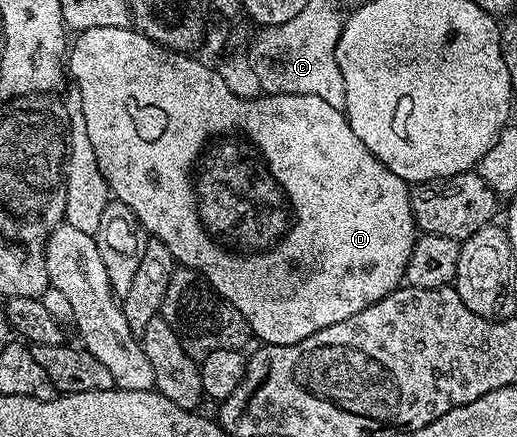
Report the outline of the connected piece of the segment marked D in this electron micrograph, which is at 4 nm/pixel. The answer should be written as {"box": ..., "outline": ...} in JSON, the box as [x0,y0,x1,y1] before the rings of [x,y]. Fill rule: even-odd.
{"box":[67,26,418,345],"outline":[[[132,26],[127,27],[108,27],[107,29],[87,29],[80,32],[76,36],[77,39],[72,40],[71,46],[67,51],[67,71],[73,75],[76,89],[82,94],[82,111],[84,120],[87,123],[87,134],[91,139],[91,146],[94,149],[94,155],[98,161],[98,169],[102,173],[107,186],[111,192],[112,198],[116,202],[127,205],[127,209],[131,209],[134,219],[152,238],[158,239],[170,250],[174,260],[182,267],[189,267],[193,271],[198,271],[200,275],[204,275],[205,280],[212,285],[213,288],[221,294],[231,305],[235,305],[235,309],[239,309],[239,313],[243,313],[243,317],[249,322],[250,332],[254,336],[261,338],[262,344],[274,343],[275,345],[291,345],[303,341],[307,337],[311,337],[311,333],[319,333],[319,329],[327,329],[327,325],[335,325],[335,321],[347,321],[347,317],[355,317],[355,313],[359,313],[359,309],[367,309],[367,305],[375,305],[375,301],[379,301],[383,297],[387,297],[398,287],[402,286],[405,270],[407,269],[407,261],[411,257],[411,249],[413,242],[417,240],[418,229],[417,223],[413,220],[411,213],[411,201],[409,200],[410,184],[404,183],[399,177],[395,177],[395,173],[391,173],[391,169],[387,169],[387,165],[383,165],[383,161],[379,161],[371,153],[371,149],[367,149],[367,145],[363,145],[363,141],[359,141],[359,137],[355,137],[355,129],[351,129],[349,118],[345,116],[344,111],[335,109],[335,105],[327,105],[327,101],[322,101],[320,97],[307,97],[306,95],[267,95],[260,94],[256,99],[240,99],[231,93],[231,89],[227,89],[227,81],[223,81],[220,70],[208,67],[205,63],[193,59],[192,54],[182,53],[180,51],[168,51],[166,47],[160,47],[155,41],[151,41],[147,36],[142,35],[140,31]]]}

